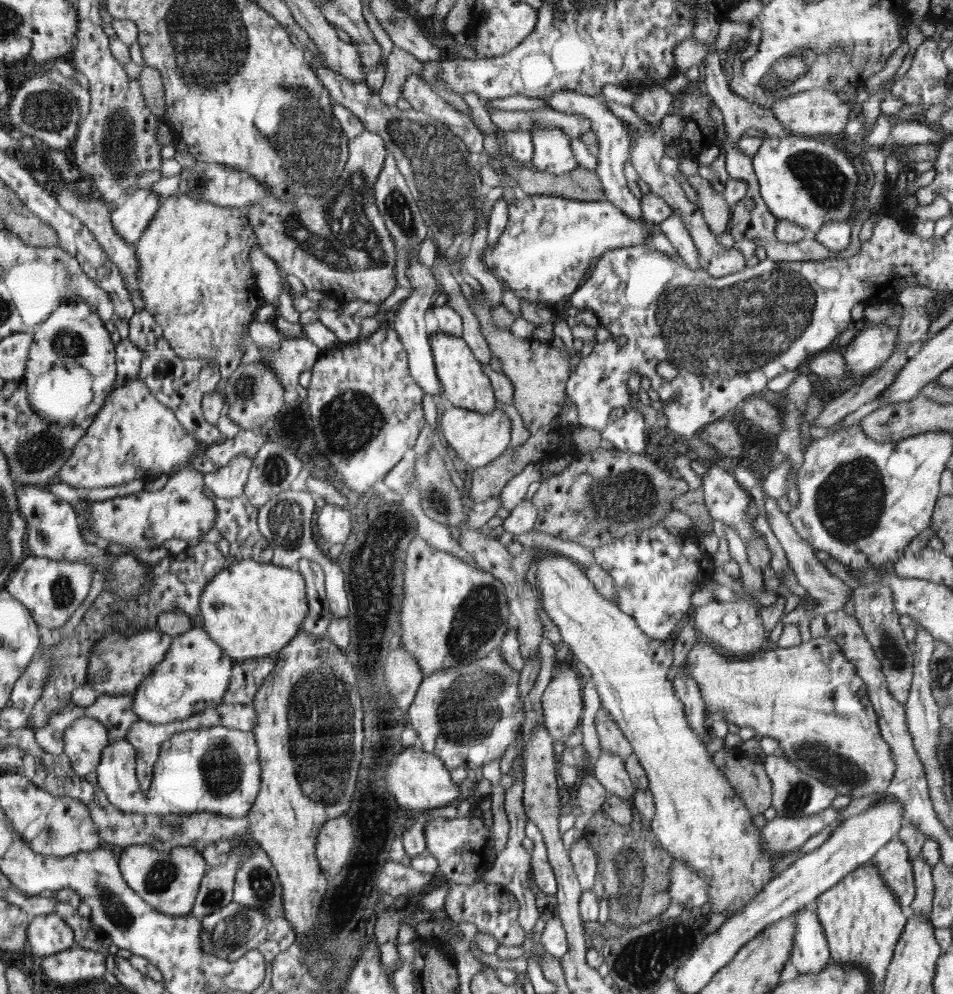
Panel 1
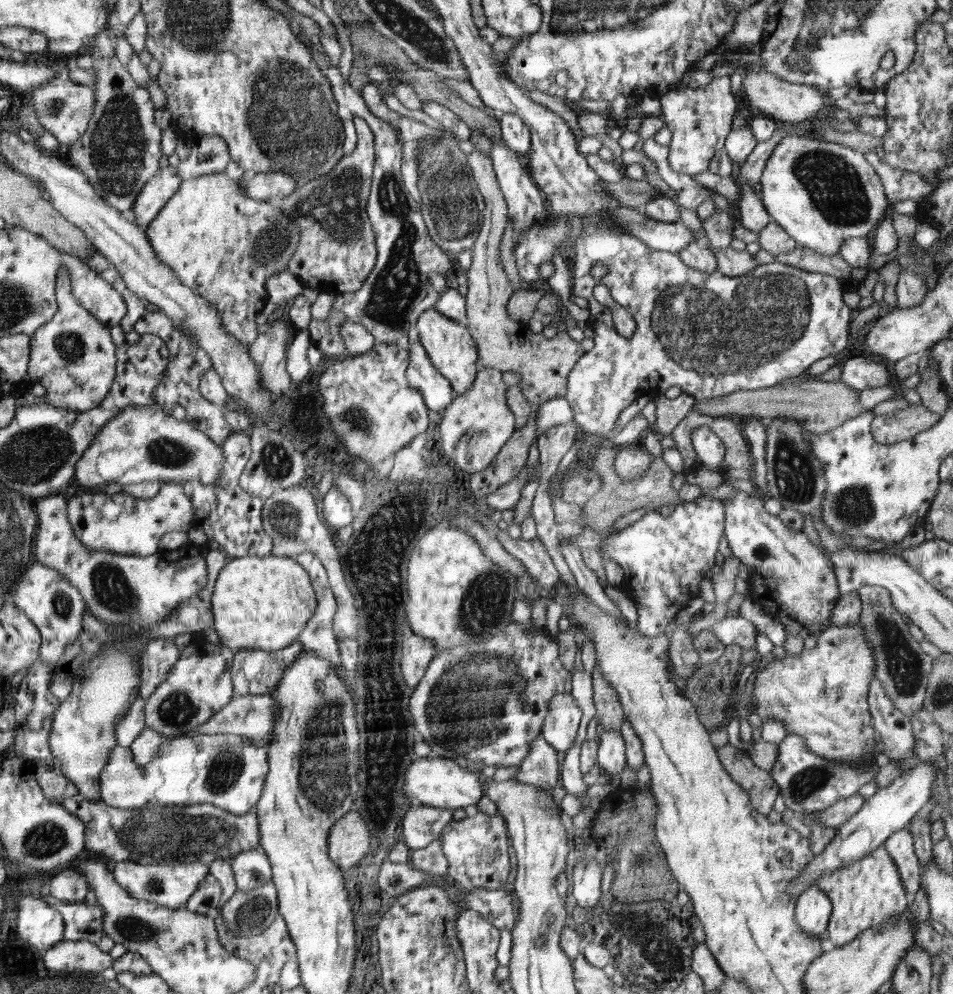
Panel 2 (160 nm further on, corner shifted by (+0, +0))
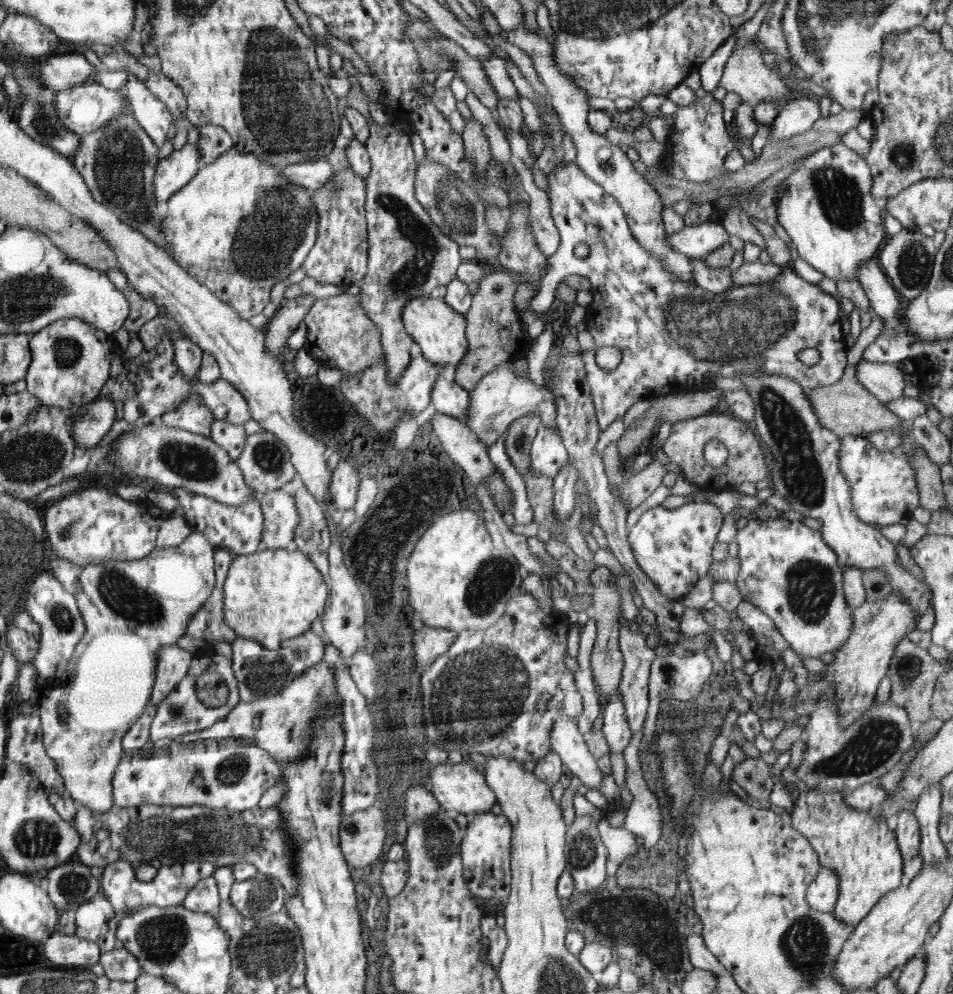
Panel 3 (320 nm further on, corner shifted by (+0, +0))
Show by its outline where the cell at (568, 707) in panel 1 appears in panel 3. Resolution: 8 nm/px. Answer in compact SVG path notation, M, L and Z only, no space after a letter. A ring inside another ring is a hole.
M569 716L557 718L551 732L551 744L573 776L580 778L583 784L592 790L598 790L604 775L598 767L596 756L590 751L584 734L579 731L576 720Z

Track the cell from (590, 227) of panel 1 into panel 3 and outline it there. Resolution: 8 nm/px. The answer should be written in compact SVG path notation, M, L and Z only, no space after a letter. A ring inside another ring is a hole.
M710 220L697 226L686 226L678 232L667 232L669 245L688 258L703 258L729 243L729 234L722 224Z

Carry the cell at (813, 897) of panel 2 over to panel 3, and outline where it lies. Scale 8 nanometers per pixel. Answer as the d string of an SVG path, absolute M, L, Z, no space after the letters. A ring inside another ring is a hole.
M820 868L818 876L808 886L806 902L808 906L822 914L833 912L838 899L838 876L832 868Z

